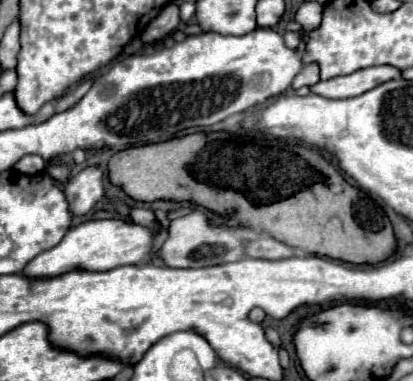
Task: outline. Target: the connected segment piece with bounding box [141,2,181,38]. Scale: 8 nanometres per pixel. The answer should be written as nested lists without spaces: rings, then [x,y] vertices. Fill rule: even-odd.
[[[167,4],[157,18],[149,22],[149,26],[143,30],[141,36],[153,36],[153,38],[165,38],[171,36],[179,28],[179,8],[177,4]]]

